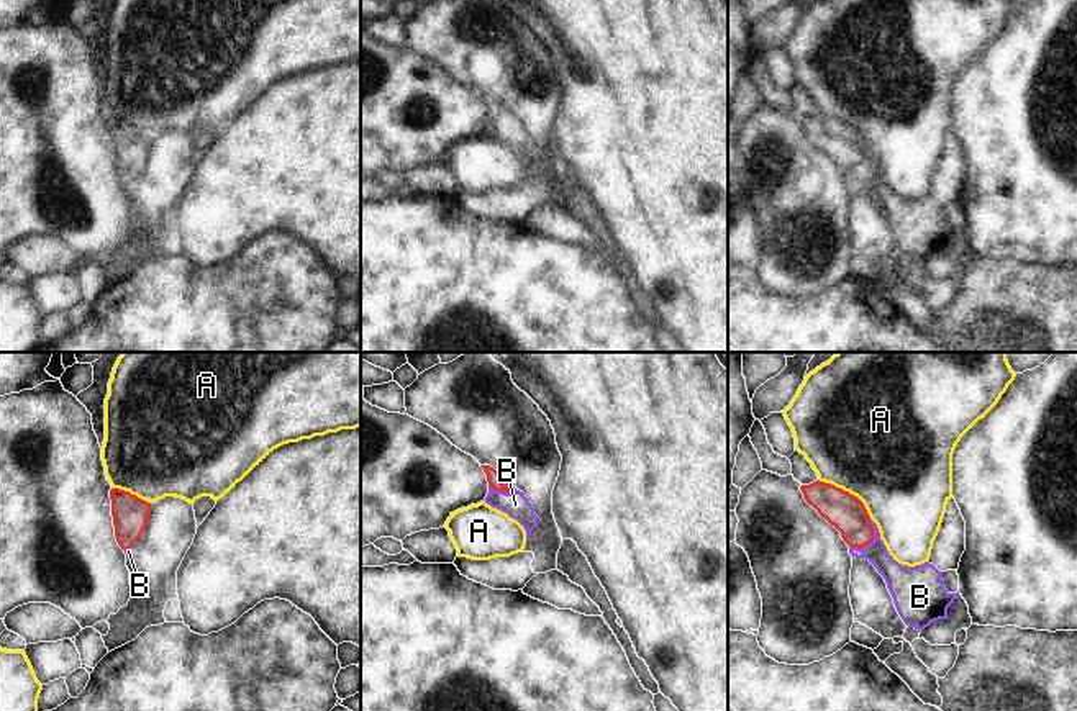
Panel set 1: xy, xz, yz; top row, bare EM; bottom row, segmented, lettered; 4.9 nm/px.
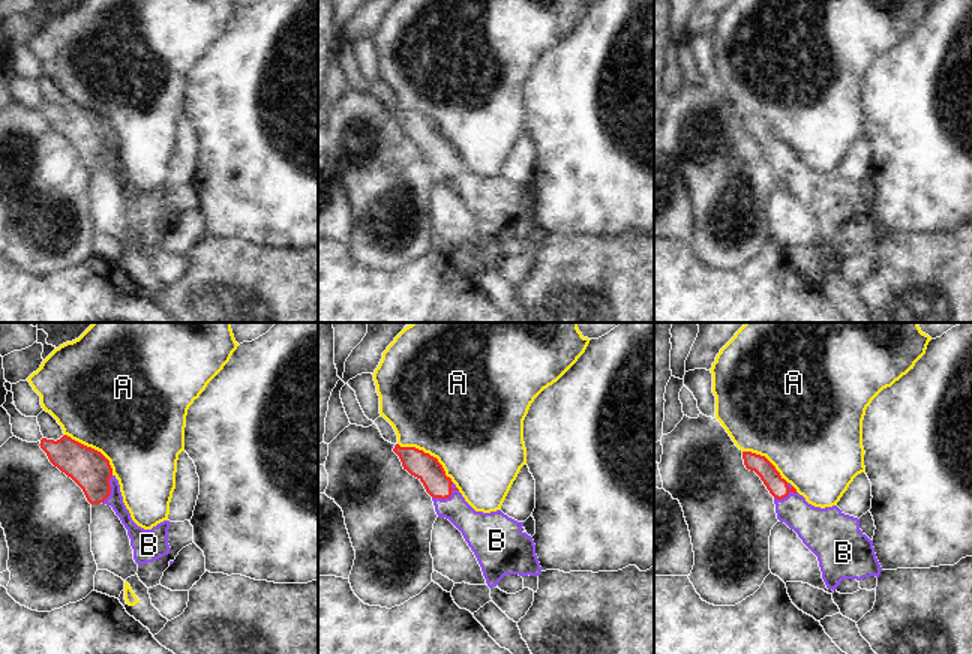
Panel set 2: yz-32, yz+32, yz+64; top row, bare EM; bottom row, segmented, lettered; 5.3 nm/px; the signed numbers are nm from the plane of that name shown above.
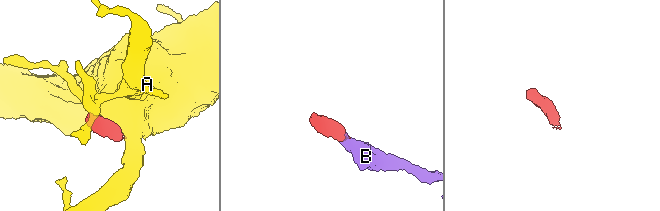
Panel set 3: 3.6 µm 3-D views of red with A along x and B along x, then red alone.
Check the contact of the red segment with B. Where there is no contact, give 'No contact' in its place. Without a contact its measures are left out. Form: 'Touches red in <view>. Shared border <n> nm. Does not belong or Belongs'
Touches red in xz. Shared border 140 nm. Belongs

